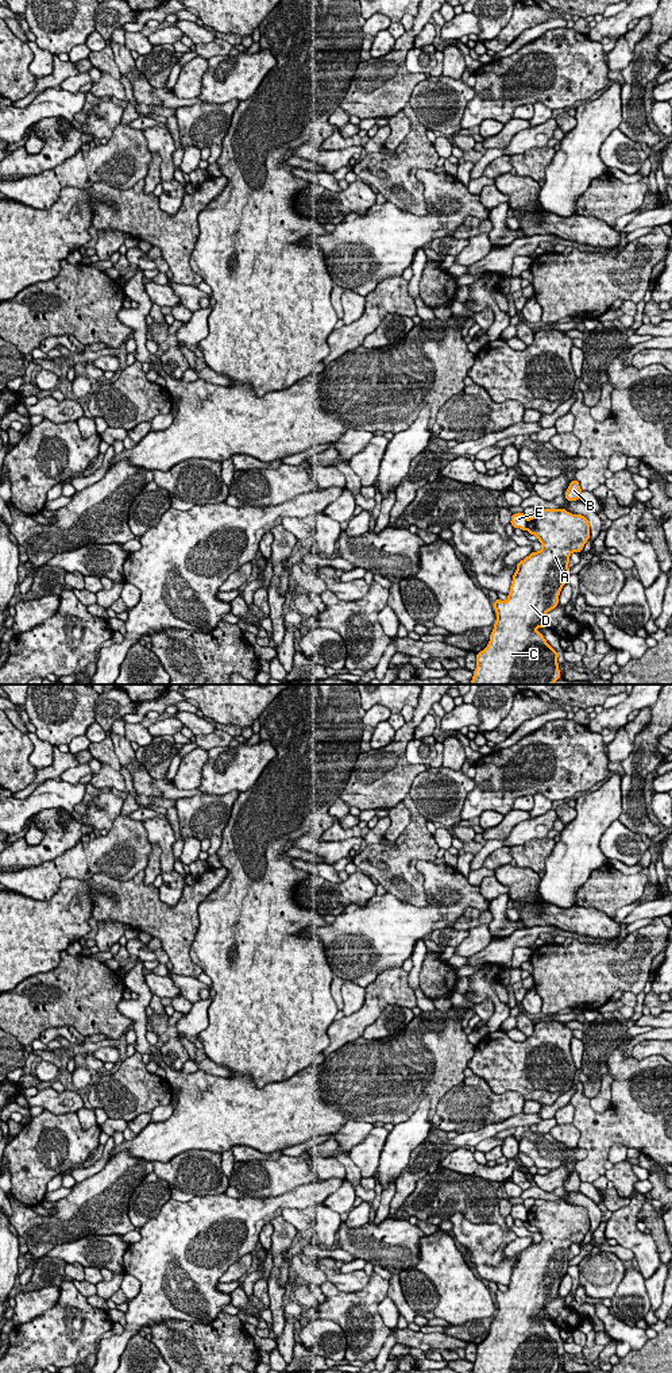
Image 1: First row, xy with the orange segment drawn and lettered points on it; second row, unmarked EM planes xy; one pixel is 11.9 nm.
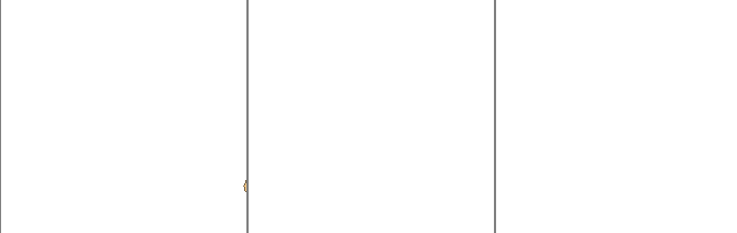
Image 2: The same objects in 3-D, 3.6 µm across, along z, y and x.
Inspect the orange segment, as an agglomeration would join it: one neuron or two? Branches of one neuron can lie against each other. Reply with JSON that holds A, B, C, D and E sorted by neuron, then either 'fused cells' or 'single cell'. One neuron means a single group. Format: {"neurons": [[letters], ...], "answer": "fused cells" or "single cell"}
{"neurons": [["A", "B", "C", "D"], ["E"]], "answer": "fused cells"}

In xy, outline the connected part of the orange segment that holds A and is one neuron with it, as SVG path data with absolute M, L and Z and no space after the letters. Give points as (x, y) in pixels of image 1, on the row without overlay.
M536 1200L528 1210L528 1222L538 1229L542 1239L517 1256L509 1289L497 1291L497 1312L487 1338L476 1345L476 1359L471 1373L556 1373L560 1369L559 1345L537 1319L547 1319L544 1308L559 1295L561 1278L568 1270L572 1243L580 1243L590 1230L587 1208L565 1200Z

